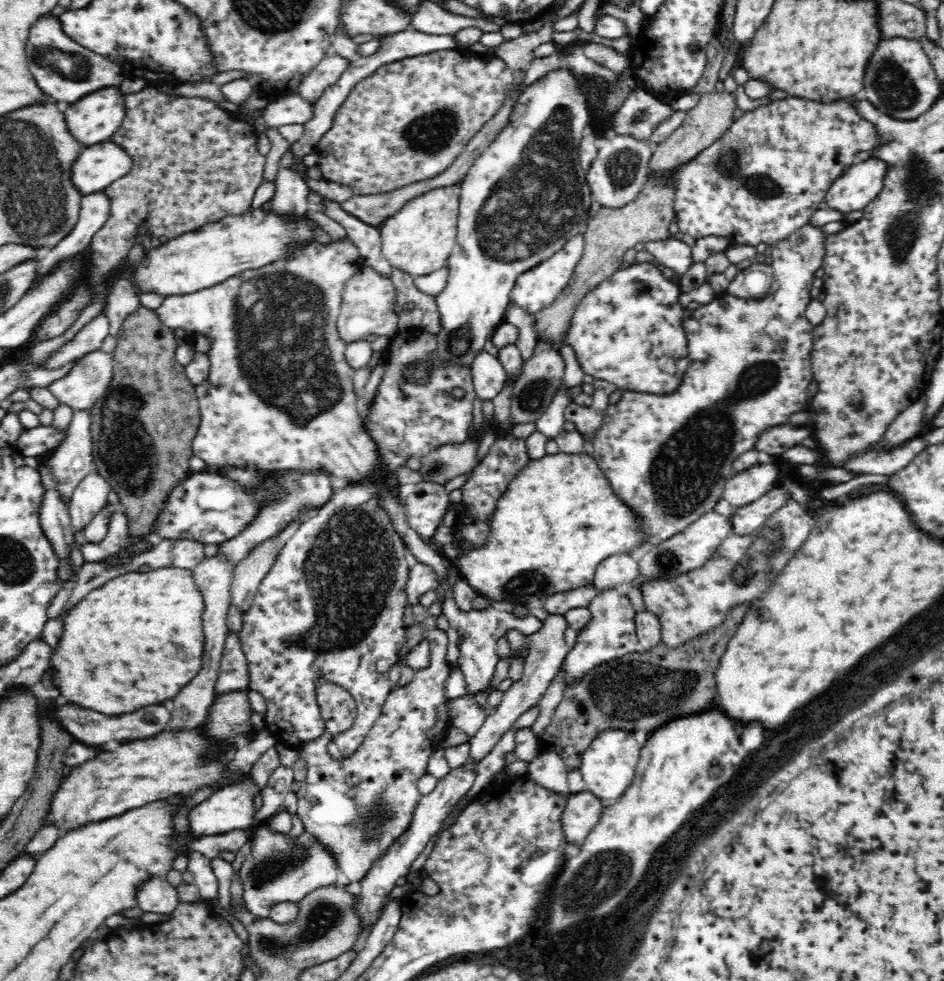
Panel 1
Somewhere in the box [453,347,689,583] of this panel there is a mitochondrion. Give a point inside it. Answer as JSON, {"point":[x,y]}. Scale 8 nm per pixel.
{"point":[533,391]}

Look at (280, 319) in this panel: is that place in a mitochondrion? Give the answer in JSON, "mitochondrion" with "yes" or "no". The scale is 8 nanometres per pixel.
{"mitochondrion":"yes"}

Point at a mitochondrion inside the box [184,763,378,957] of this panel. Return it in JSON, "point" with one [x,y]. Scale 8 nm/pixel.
{"point":[277,864]}

